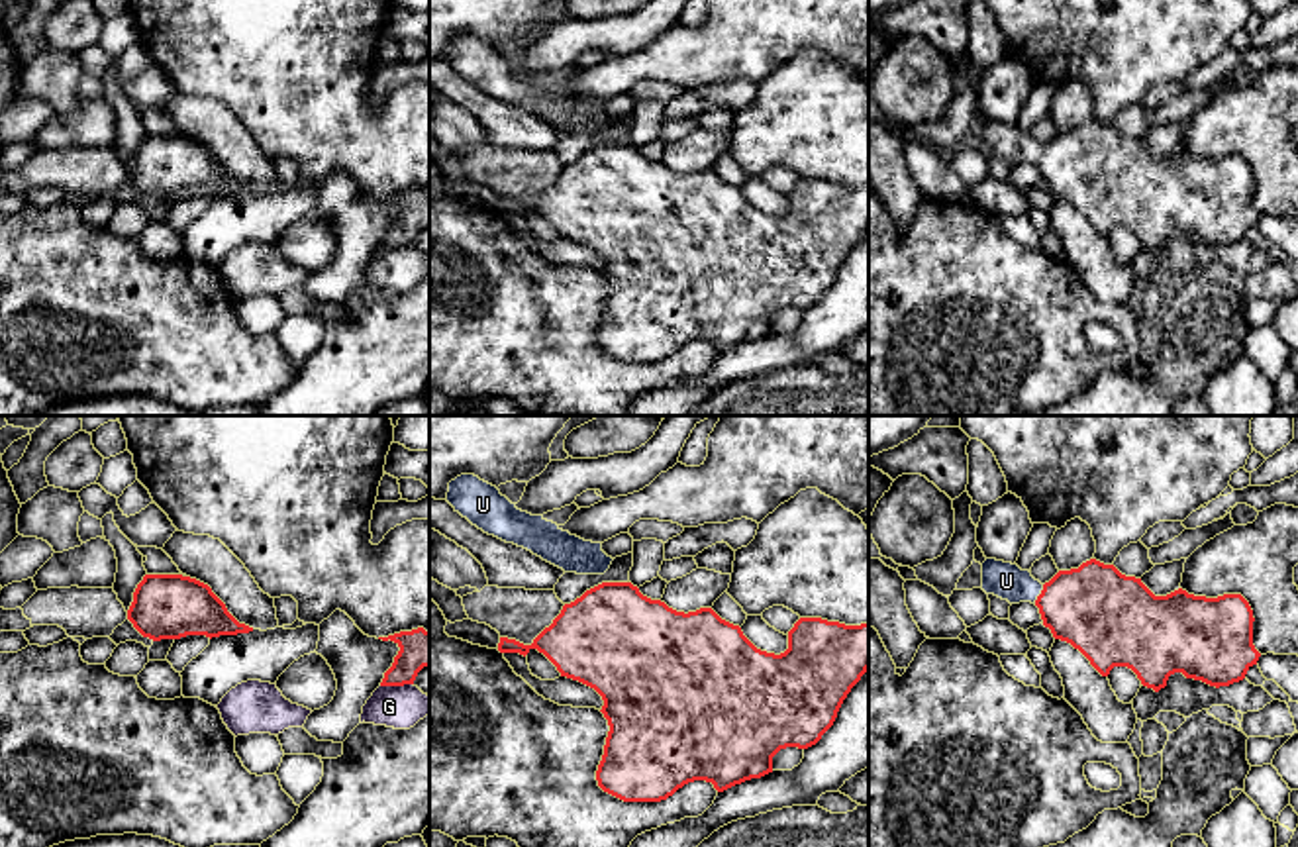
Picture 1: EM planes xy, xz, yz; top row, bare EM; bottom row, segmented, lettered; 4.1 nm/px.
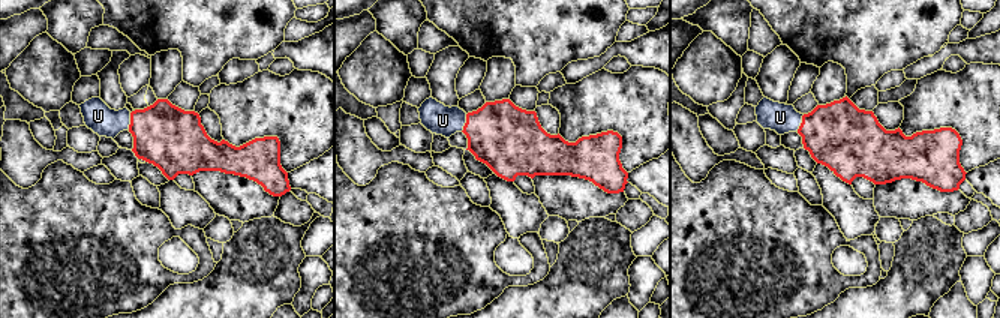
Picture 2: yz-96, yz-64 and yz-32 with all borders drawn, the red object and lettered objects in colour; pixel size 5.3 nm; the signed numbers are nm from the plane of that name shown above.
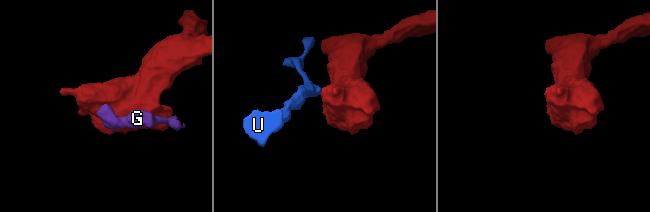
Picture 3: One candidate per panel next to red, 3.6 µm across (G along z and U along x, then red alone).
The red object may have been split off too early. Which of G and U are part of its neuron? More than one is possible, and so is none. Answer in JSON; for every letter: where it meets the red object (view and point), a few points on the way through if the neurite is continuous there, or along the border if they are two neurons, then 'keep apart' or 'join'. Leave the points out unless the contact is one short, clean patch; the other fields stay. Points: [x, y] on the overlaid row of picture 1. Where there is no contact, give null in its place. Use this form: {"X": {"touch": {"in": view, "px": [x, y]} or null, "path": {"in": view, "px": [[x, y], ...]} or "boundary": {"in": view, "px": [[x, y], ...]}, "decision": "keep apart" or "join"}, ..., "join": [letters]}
{"G": {"touch": {"in": "xy", "px": [397, 685]}, "decision": "keep apart"}, "U": {"touch": {"in": "yz", "px": [1040, 595]}, "path": {"in": "yz", "px": [[1098, 610], [1040, 595], [1006, 581]]}, "decision": "join"}, "join": ["U"]}

